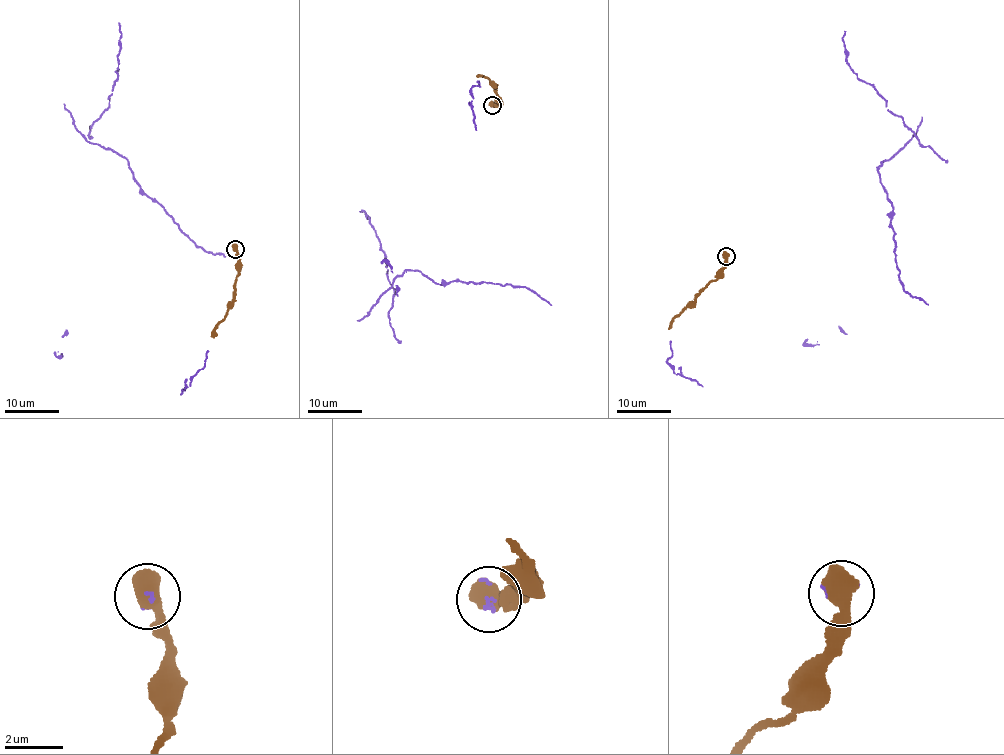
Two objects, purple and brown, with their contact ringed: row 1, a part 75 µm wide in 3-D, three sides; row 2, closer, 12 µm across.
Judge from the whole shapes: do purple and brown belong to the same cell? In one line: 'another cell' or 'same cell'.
same cell

